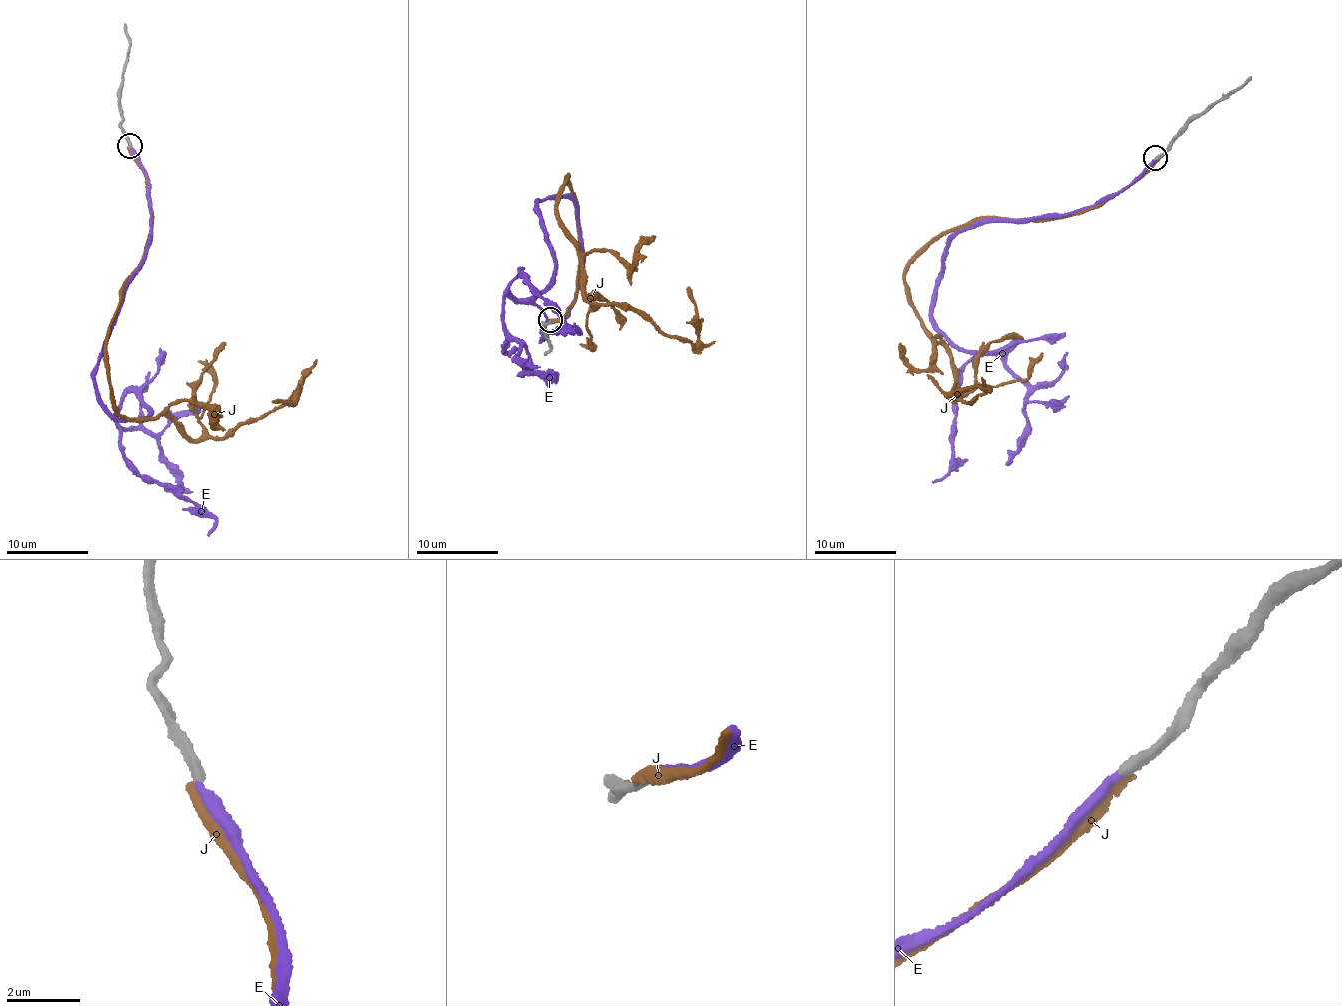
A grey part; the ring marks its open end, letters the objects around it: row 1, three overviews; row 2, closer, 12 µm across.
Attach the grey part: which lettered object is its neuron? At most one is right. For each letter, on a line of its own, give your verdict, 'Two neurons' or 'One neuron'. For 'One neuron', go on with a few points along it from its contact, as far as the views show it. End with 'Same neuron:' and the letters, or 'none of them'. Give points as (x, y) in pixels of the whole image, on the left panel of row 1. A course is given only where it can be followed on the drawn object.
E: One neuron. Its course: (129, 146), (152, 213), (97, 398), (152, 412), (129, 391), (119, 406), (126, 458), (208, 511), (208, 535)
J: Two neurons
Same neuron: E

